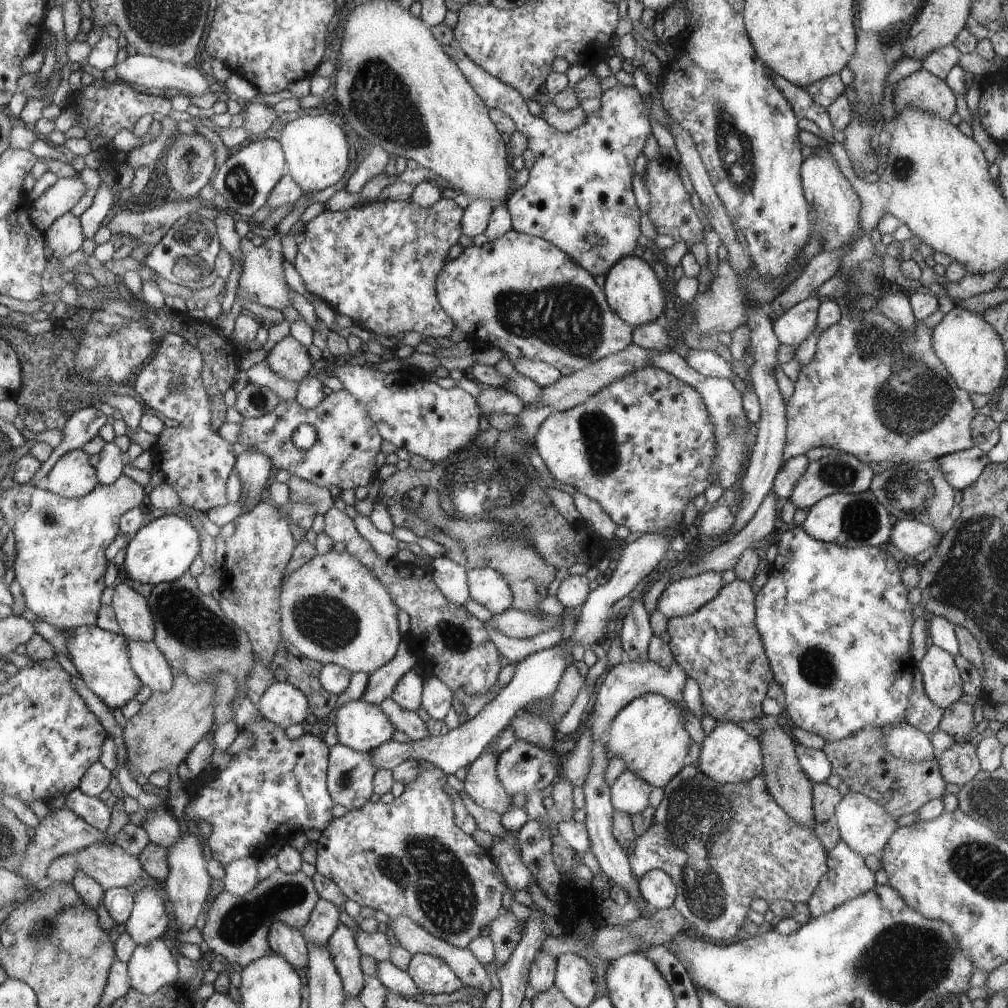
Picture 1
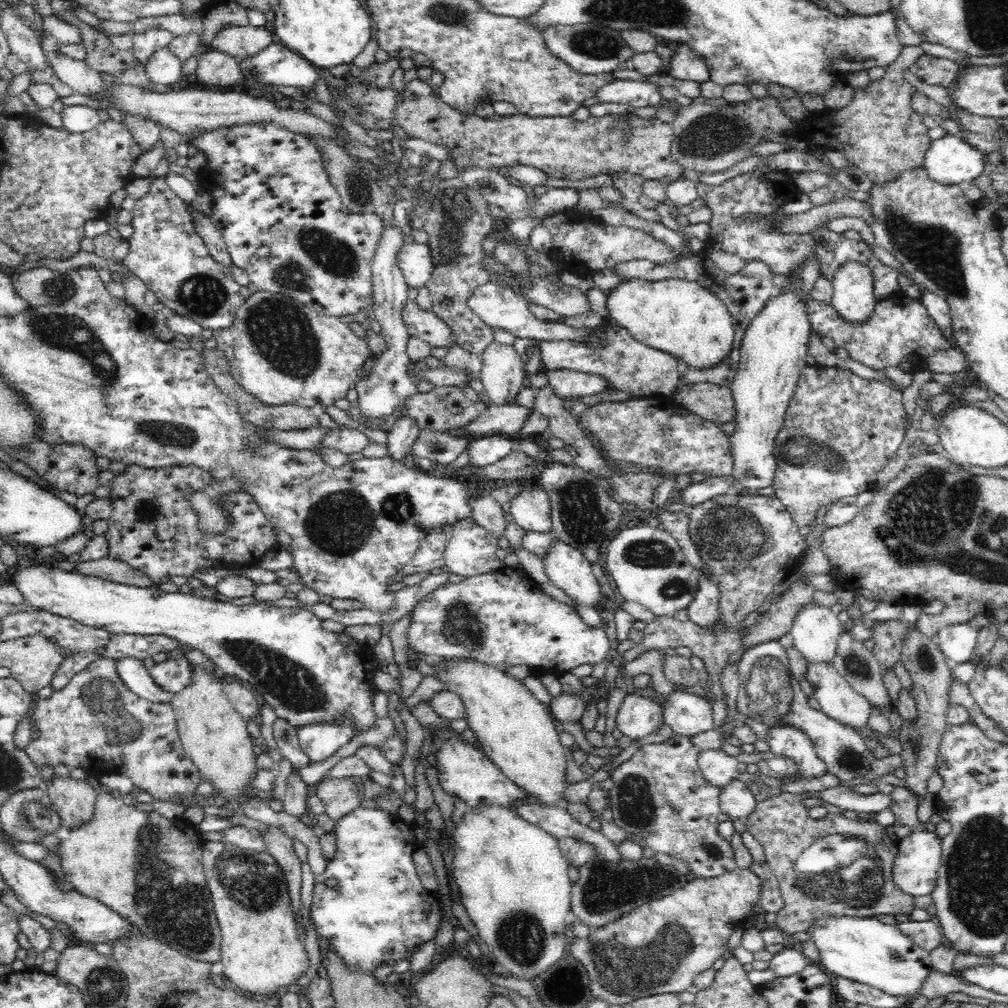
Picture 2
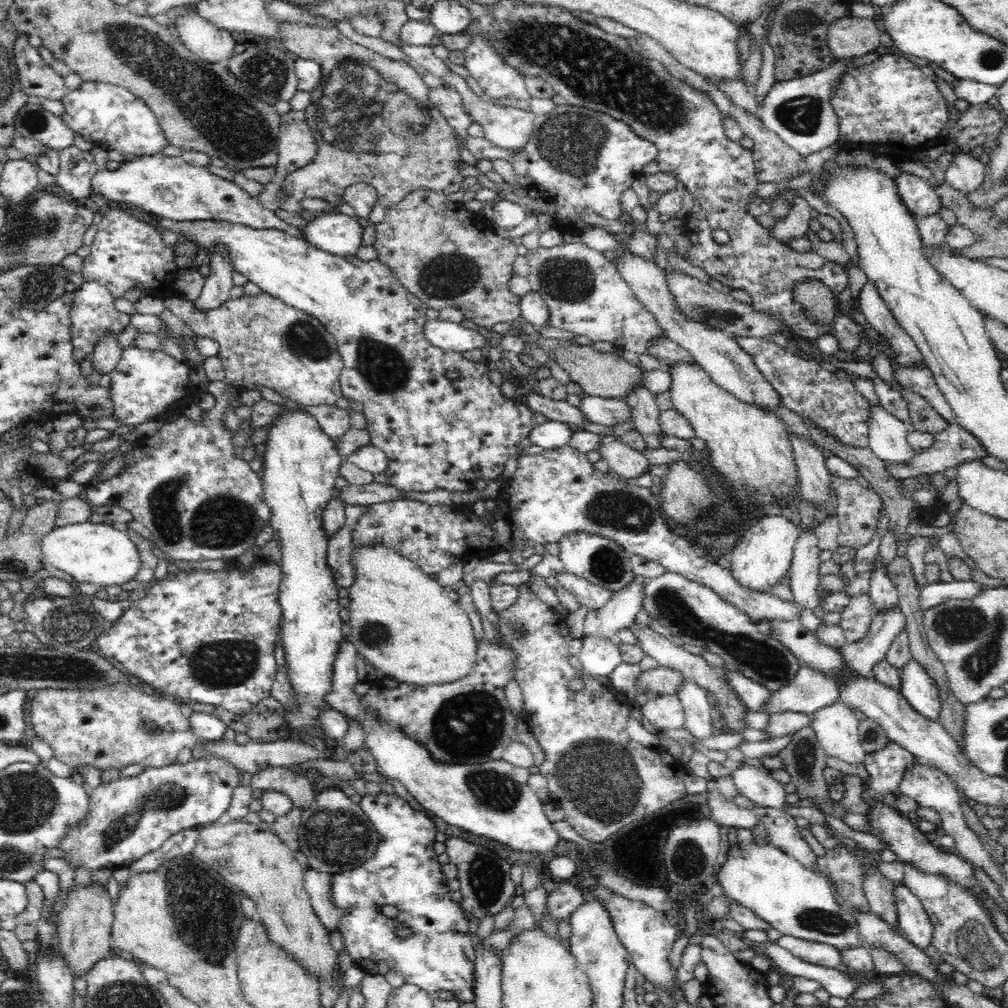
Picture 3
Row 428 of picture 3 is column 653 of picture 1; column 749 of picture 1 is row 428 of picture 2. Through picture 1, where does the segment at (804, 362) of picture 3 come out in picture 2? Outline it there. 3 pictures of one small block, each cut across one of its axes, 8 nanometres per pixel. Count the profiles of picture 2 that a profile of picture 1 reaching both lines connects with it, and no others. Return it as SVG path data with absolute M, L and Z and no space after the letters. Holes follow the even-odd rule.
M816 364L806 365L801 370L794 394L792 394L791 401L788 402L788 410L786 410L786 414L784 414L784 424L782 424L780 432L776 434L775 455L778 466L776 468L774 482L772 482L776 497L778 497L782 503L784 503L784 507L790 511L796 525L800 527L808 525L810 530L812 530L812 528L816 526L813 525L814 516L816 516L816 512L818 512L822 506L835 503L844 496L858 495L865 490L874 490L876 474L878 474L882 468L886 467L890 458L894 456L894 452L898 450L898 446L902 444L902 440L904 440L904 436L906 436L906 428L910 428L910 424L912 424L912 422L904 422L904 418L906 418L906 410L904 410L904 406L902 406L902 391L896 390L894 387L886 385L886 383L882 381L878 381L878 379L862 378L860 375L854 373L854 371L848 369L829 366L824 367Z

